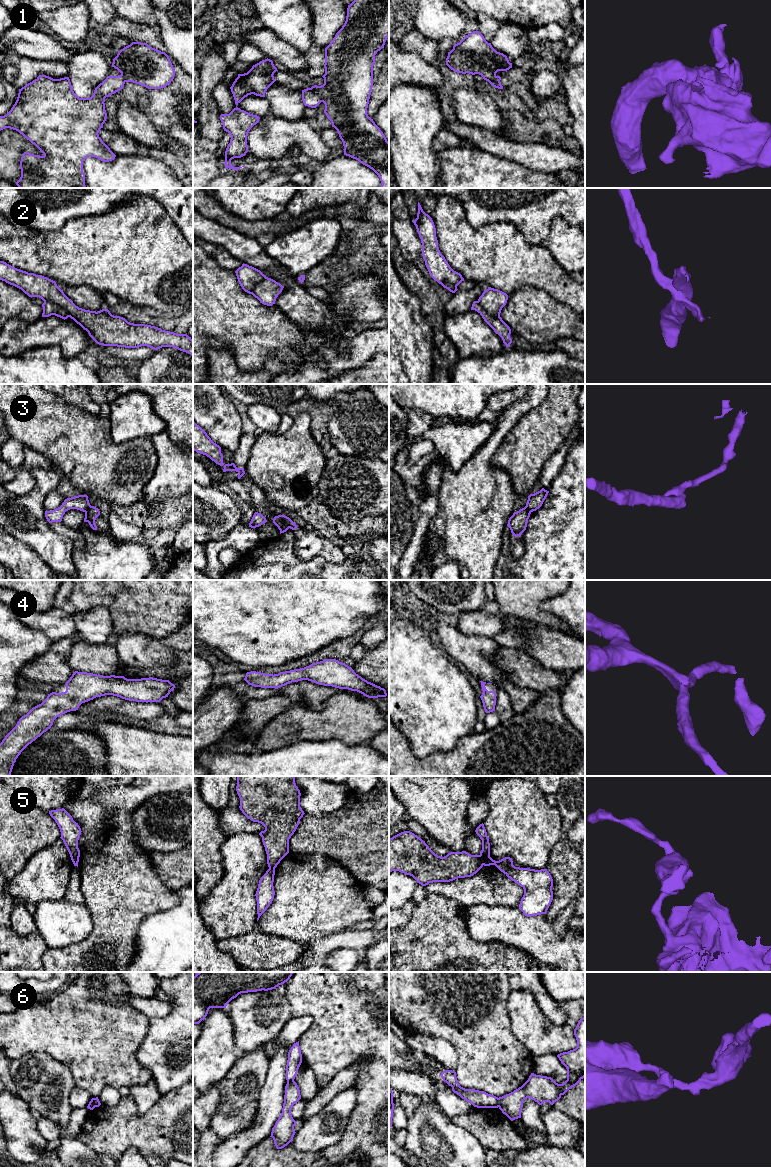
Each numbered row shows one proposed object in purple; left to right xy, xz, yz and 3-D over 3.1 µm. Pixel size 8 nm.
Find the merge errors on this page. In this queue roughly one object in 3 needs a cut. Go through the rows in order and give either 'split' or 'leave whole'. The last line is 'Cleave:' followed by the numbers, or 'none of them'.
1: split
2: split
3: split
4: leave whole
5: split
6: split
Cleave: 1, 2, 3, 5, 6

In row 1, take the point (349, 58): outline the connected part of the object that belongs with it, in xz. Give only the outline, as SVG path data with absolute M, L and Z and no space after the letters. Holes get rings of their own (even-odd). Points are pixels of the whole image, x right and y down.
M354 0L347 8L346 21L342 28L336 33L333 40L325 48L325 74L322 76L324 78L324 84L321 86L314 85L310 89L314 91L321 99L321 102L325 104L324 113L327 118L331 121L332 127L334 127L344 146L344 155L349 156L353 159L358 160L363 165L372 169L380 178L382 185L379 188L389 188L389 142L387 141L385 135L380 130L380 128L375 124L373 119L371 119L367 114L367 108L369 104L369 99L373 86L373 65L375 63L375 55L378 51L384 48L385 42L389 37L389 0Z

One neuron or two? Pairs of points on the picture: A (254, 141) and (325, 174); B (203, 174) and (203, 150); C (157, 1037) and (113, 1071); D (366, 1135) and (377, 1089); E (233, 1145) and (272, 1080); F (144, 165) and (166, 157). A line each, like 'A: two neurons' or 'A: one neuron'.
A: two neurons
B: one neuron
C: two neurons
D: one neuron
E: one neuron
F: two neurons

